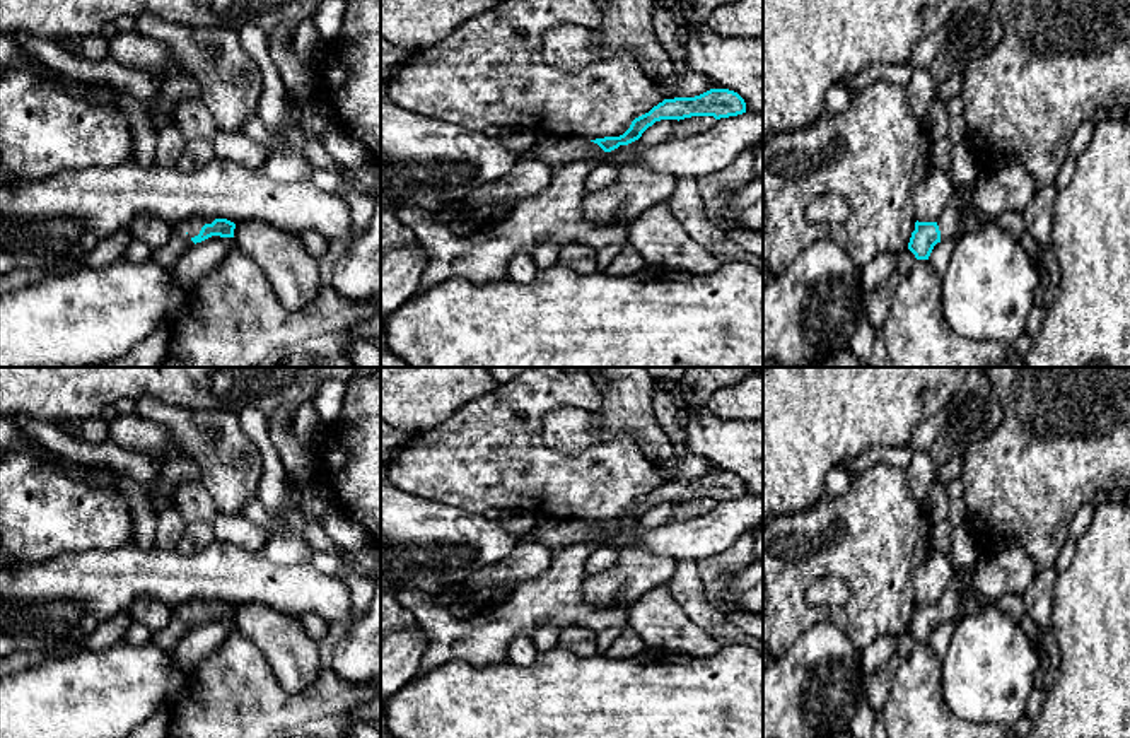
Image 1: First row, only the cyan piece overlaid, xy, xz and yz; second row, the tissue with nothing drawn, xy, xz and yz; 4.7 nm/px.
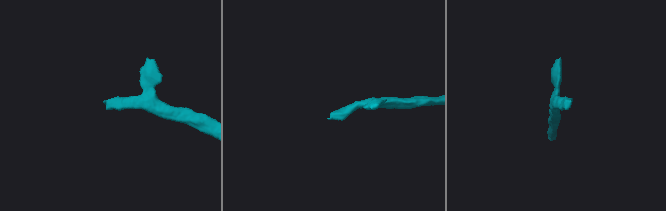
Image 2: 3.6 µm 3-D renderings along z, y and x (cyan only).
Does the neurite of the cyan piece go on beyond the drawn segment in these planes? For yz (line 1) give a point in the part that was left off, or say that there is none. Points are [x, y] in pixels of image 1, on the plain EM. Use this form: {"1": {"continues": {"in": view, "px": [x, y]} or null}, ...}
{"1": {"continues": {"in": "yz", "px": [958, 600]}}}

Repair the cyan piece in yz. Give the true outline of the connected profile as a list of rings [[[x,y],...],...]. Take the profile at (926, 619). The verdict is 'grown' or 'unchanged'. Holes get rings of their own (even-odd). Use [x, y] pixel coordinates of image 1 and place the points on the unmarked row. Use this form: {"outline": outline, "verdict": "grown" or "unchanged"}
{"outline": [[[973,569],[966,574],[956,571],[951,586],[935,605],[915,605],[908,632],[917,642],[929,642],[934,629],[942,622],[961,622],[973,610],[997,606],[1014,622],[1021,622],[1028,613],[1019,594],[1004,596],[997,601],[980,601],[975,594]]], "verdict": "grown"}

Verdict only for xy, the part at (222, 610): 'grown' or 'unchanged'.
grown

